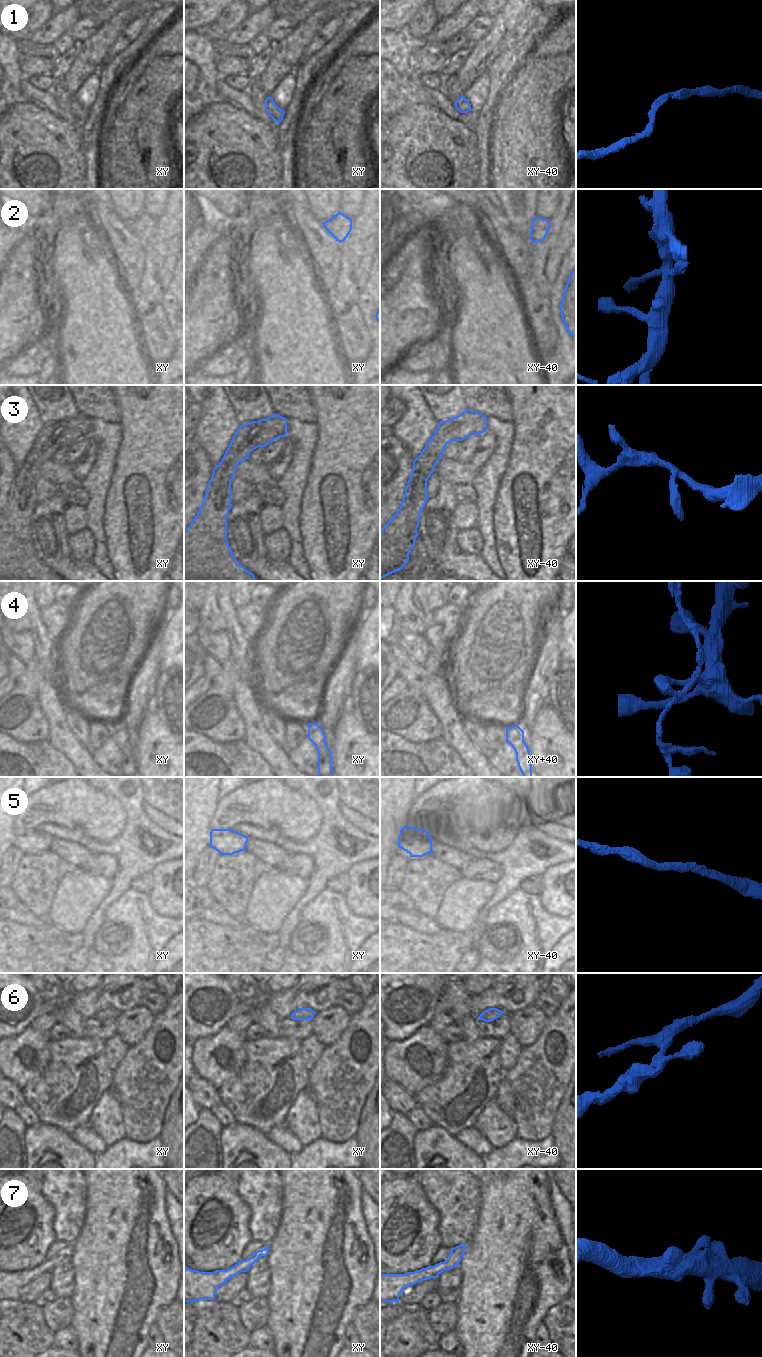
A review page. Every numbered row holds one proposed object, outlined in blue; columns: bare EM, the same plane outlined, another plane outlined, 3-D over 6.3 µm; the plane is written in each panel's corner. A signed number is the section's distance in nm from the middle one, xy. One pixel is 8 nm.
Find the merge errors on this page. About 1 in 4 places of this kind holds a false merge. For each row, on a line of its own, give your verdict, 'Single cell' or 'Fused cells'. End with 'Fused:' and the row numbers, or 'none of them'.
1: Single cell
2: Single cell
3: Single cell
4: Fused cells
5: Single cell
6: Single cell
7: Single cell
Fused: 4

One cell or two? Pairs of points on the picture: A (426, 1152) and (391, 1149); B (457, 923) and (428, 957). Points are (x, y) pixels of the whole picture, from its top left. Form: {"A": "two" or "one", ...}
{"A": "two", "B": "two"}

